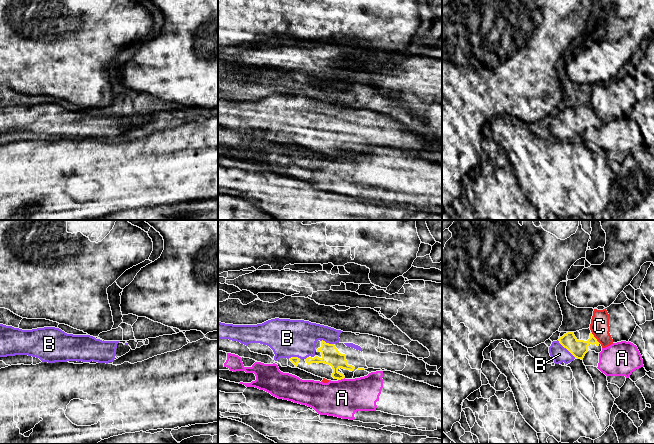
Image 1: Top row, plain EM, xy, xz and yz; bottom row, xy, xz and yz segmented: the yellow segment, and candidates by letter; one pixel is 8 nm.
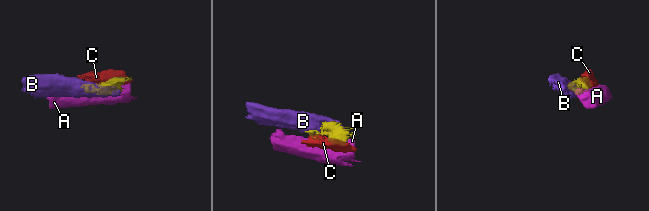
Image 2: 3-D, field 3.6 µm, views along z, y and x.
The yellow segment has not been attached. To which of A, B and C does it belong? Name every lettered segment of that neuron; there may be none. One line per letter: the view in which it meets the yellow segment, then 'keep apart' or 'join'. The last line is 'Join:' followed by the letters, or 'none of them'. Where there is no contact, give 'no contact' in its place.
A: meets yellow in xz; keep apart
B: meets yellow in yz; join
C: meets yellow in yz; keep apart
Join: B

